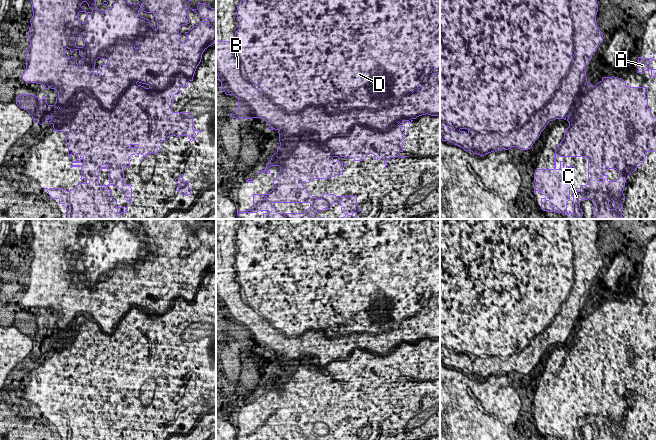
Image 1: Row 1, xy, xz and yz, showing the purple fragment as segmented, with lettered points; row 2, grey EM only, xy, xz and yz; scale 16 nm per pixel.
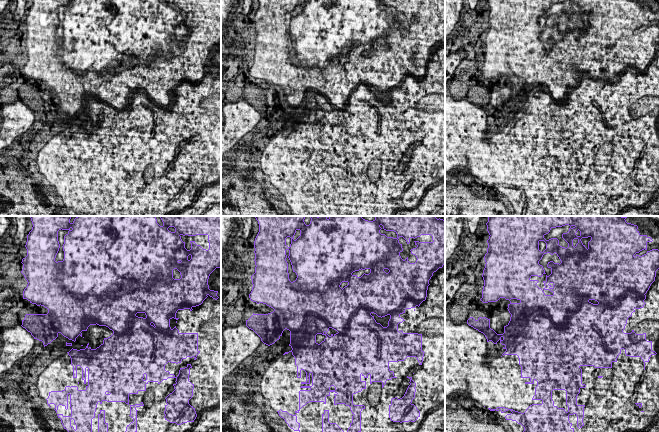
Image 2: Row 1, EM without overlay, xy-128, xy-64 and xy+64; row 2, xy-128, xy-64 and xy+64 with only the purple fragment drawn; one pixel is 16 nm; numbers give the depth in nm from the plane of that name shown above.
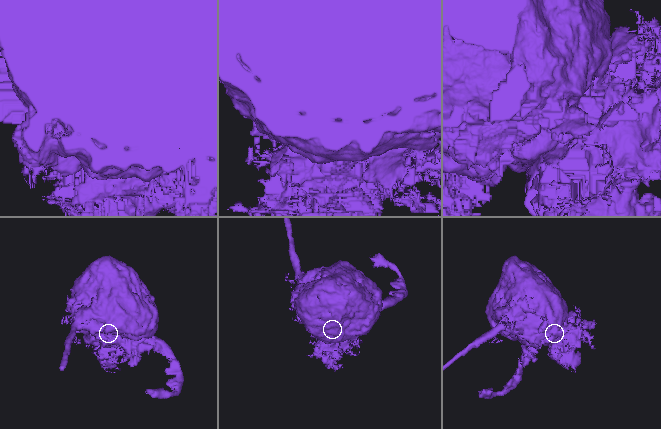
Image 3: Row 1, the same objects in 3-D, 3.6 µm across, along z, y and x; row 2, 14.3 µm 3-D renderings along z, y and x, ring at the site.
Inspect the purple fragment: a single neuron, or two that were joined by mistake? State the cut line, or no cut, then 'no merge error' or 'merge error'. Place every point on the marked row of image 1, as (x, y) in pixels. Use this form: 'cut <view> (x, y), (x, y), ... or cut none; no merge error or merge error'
cut xz (410, 119), (323, 143), (301, 120), (279, 131); merge error

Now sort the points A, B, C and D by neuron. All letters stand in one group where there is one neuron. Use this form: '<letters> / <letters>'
A C / B D

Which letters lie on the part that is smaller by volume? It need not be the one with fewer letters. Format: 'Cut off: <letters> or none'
Cut off: A, C

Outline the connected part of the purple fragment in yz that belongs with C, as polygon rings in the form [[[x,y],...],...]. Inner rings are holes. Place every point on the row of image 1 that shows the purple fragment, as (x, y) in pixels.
[[[585,67],[582,69],[582,72],[574,77],[574,80],[571,83],[567,83],[567,88],[577,88],[578,90],[575,91],[577,94],[575,95],[572,105],[568,111],[568,123],[569,127],[565,129],[564,132],[564,139],[555,147],[555,154],[554,154],[554,168],[553,169],[536,169],[534,173],[534,194],[536,195],[536,192],[539,191],[542,194],[545,195],[548,198],[541,198],[541,209],[543,211],[549,211],[549,212],[556,212],[556,213],[562,213],[564,215],[572,215],[571,219],[583,219],[582,214],[583,211],[580,208],[580,202],[582,200],[591,200],[594,205],[594,219],[619,219],[622,218],[622,210],[624,209],[622,207],[622,203],[625,201],[624,196],[624,187],[625,187],[625,181],[628,179],[628,176],[631,175],[638,167],[641,166],[641,164],[645,161],[646,153],[647,152],[655,152],[656,153],[656,117],[653,117],[651,115],[651,108],[648,107],[648,88],[647,87],[631,87],[626,85],[626,81],[624,81],[622,78],[618,77],[603,77],[600,82],[598,82],[595,86],[593,86],[590,82],[587,81],[586,77],[586,69]],[[556,156],[560,157],[587,157],[588,158],[588,183],[586,185],[581,185],[580,190],[577,191],[574,189],[573,193],[573,211],[567,211],[567,202],[570,201],[570,188],[571,188],[571,167],[575,166],[565,166],[563,161],[560,161],[560,168],[556,168]],[[606,169],[615,169],[619,174],[620,177],[617,180],[609,181],[608,175],[605,175],[604,173],[607,172]]]

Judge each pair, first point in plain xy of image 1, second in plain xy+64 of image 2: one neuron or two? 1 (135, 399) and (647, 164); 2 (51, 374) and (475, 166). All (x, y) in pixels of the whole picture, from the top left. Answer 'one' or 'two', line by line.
1: one
2: one

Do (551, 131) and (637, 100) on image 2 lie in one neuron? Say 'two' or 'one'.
two

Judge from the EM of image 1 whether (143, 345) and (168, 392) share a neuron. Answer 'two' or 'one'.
one

